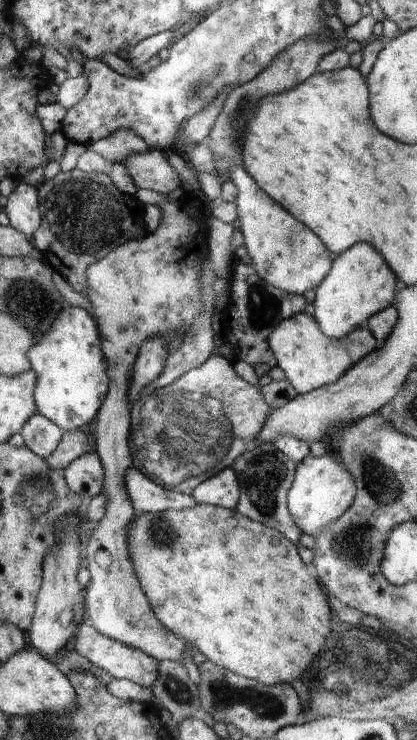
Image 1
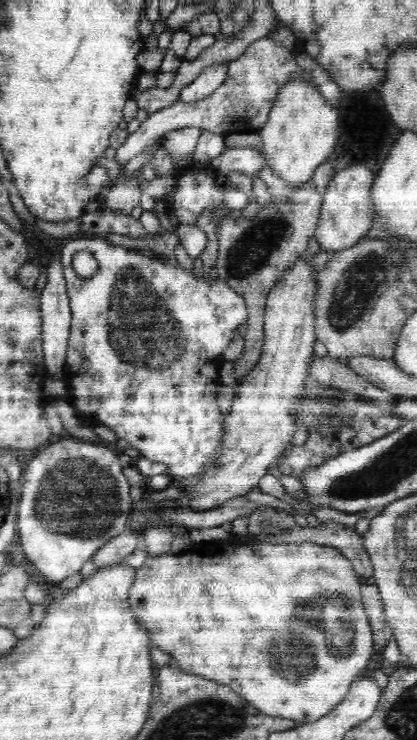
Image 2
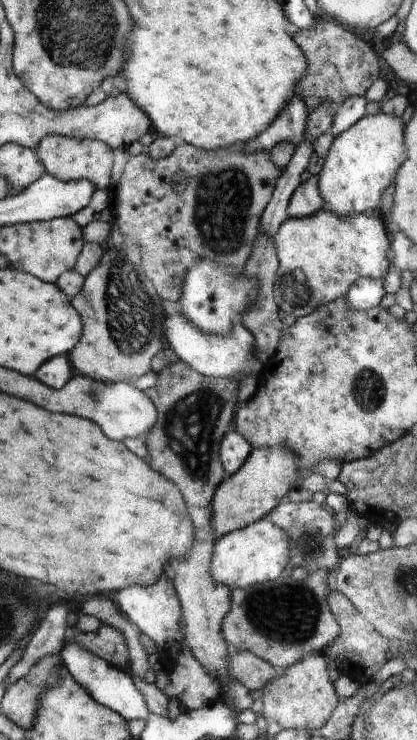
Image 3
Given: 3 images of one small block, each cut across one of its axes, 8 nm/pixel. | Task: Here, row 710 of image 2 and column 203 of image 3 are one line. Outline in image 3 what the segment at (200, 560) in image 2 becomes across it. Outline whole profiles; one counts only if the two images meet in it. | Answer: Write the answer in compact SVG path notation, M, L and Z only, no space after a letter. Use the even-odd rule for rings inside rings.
M200 261L185 274L181 296L181 311L192 325L207 333L225 335L231 329L231 322L240 320L240 314L253 305L257 285L253 279L238 278L229 267L214 261Z

